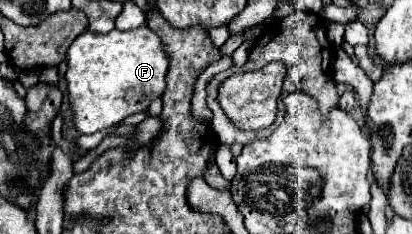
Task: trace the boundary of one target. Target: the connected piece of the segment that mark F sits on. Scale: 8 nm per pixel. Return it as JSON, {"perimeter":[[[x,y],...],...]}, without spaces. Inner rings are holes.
{"perimeter":[[[146,25],[132,31],[112,29],[110,33],[82,33],[68,47],[68,93],[74,111],[74,125],[80,133],[96,133],[122,119],[142,113],[148,103],[166,91],[170,55],[160,37]]]}

